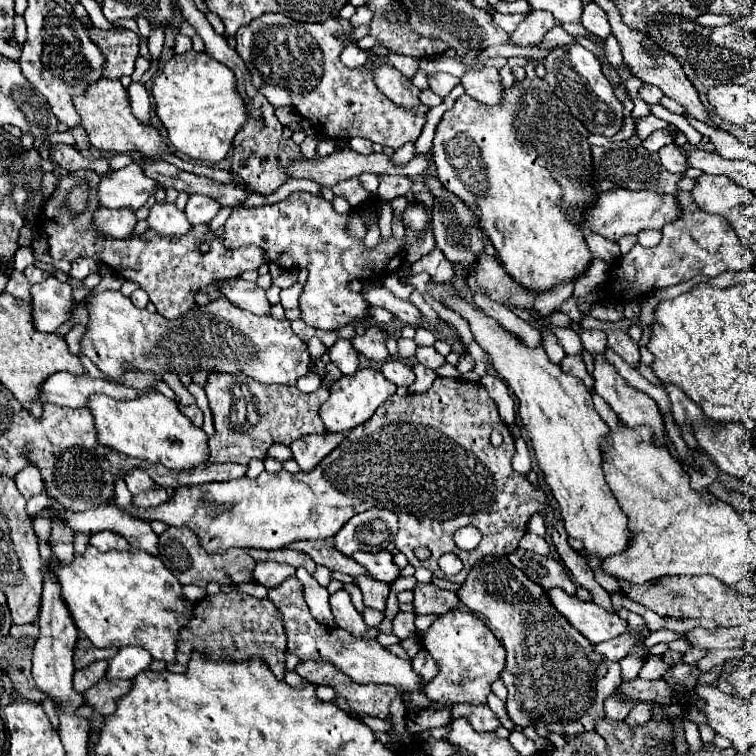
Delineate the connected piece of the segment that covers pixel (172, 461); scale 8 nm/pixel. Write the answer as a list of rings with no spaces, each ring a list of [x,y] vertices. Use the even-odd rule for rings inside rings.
[[[146,392],[136,400],[114,400],[106,394],[92,394],[88,408],[94,414],[100,444],[118,450],[126,456],[160,462],[172,472],[192,470],[200,462],[208,462],[208,436],[202,428],[194,426],[180,410],[178,404],[160,392]]]

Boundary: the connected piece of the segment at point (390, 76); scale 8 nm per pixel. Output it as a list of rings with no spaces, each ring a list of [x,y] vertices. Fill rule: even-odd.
[[[382,66],[376,70],[376,86],[398,106],[412,108],[420,106],[420,92],[404,74],[392,66]]]

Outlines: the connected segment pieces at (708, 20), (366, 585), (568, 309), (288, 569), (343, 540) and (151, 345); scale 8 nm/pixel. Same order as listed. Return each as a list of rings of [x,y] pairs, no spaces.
[[[702,14],[697,18],[697,23],[699,25],[707,26],[710,28],[713,28],[715,26],[724,26],[727,24],[730,24],[732,20],[739,19],[740,16],[736,17],[731,17],[731,16],[726,16],[723,14],[715,15],[715,14]]]
[[[358,576],[356,582],[358,582],[358,586],[364,594],[364,604],[372,610],[384,612],[386,610],[386,600],[388,600],[388,594],[390,594],[390,584],[376,582],[368,576]]]
[[[572,296],[572,298],[568,298],[564,304],[562,304],[562,308],[560,308],[562,312],[566,312],[570,318],[572,318],[572,322],[580,322],[582,320],[582,314],[578,312],[578,300]]]
[[[258,562],[254,568],[254,580],[266,588],[274,588],[280,586],[280,582],[284,582],[286,578],[294,576],[294,568],[288,564],[280,564],[280,562]]]
[[[370,508],[350,518],[350,522],[340,528],[332,542],[346,556],[352,556],[354,552],[380,552],[394,542],[396,532],[398,516],[394,512]]]
[[[100,292],[90,298],[88,312],[90,312],[90,322],[80,342],[80,350],[110,380],[118,380],[128,370],[156,372],[156,374],[172,372],[176,376],[182,376],[182,374],[192,376],[198,370],[206,370],[208,374],[212,370],[220,370],[224,374],[246,374],[250,378],[256,378],[256,382],[260,384],[296,386],[296,380],[310,372],[308,346],[298,334],[294,334],[288,320],[256,316],[248,310],[240,310],[238,306],[232,306],[224,298],[216,298],[214,302],[206,306],[194,306],[192,310],[188,310],[188,314],[182,314],[176,320],[168,320],[160,314],[150,314],[148,310],[136,308],[130,302],[130,298],[122,296],[120,292]]]

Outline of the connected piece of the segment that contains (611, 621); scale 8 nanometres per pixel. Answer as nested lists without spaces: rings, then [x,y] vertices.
[[[554,588],[548,590],[548,596],[556,610],[566,616],[566,620],[580,630],[592,644],[600,644],[618,634],[628,632],[628,622],[618,614],[600,608],[594,602],[578,600],[576,596],[568,596],[564,590]]]

